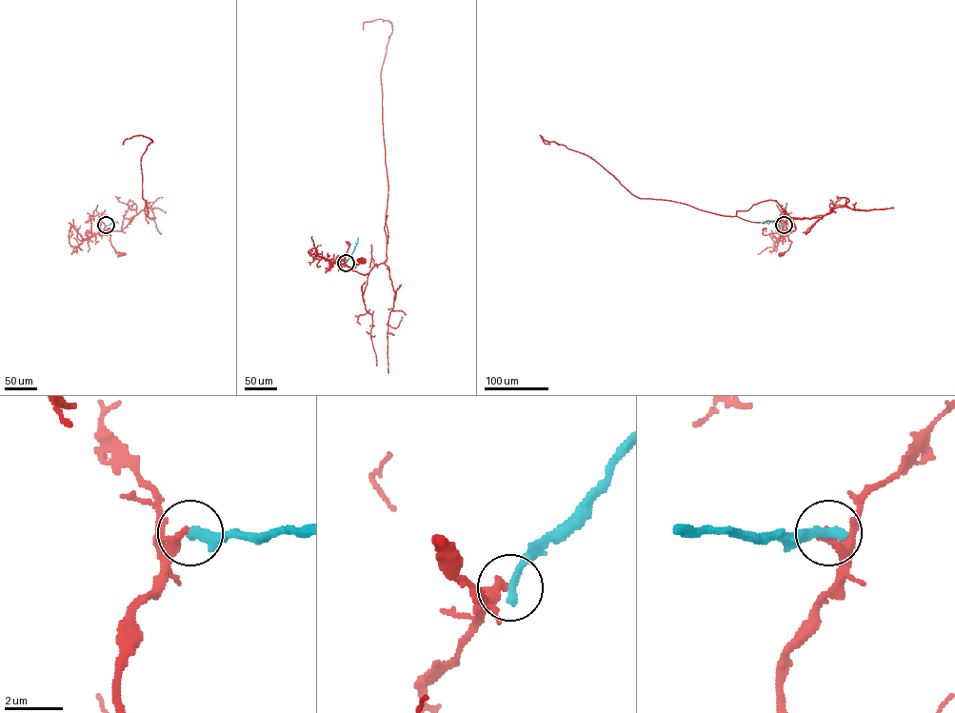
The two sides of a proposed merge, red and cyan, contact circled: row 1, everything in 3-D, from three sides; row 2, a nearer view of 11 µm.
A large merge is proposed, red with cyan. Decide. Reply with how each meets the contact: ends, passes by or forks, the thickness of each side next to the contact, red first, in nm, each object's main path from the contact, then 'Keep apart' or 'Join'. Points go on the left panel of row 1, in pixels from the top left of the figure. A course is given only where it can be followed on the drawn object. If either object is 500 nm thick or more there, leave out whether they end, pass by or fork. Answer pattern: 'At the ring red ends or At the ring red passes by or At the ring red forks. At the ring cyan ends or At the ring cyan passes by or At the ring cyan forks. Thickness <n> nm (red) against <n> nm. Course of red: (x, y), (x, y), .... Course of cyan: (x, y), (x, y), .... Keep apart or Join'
At the ring red ends. At the ring cyan ends. Thickness 360 nm (red) against 380 nm. Course of red: (106, 225), (104, 234), (98, 233), (108, 232), (115, 251), (121, 254). Course of cyan: (106, 225), (118, 223). Keep apart

